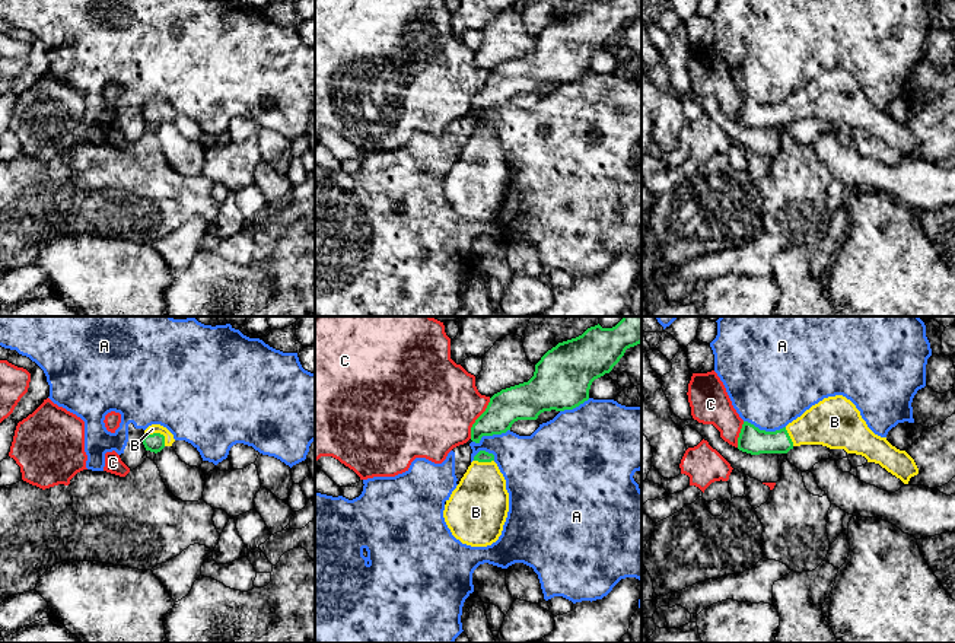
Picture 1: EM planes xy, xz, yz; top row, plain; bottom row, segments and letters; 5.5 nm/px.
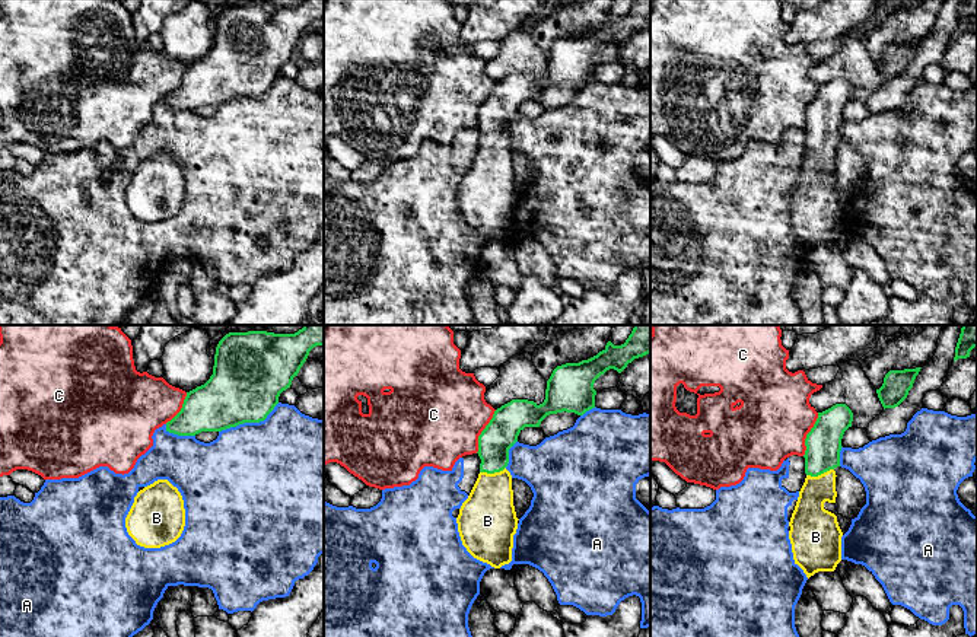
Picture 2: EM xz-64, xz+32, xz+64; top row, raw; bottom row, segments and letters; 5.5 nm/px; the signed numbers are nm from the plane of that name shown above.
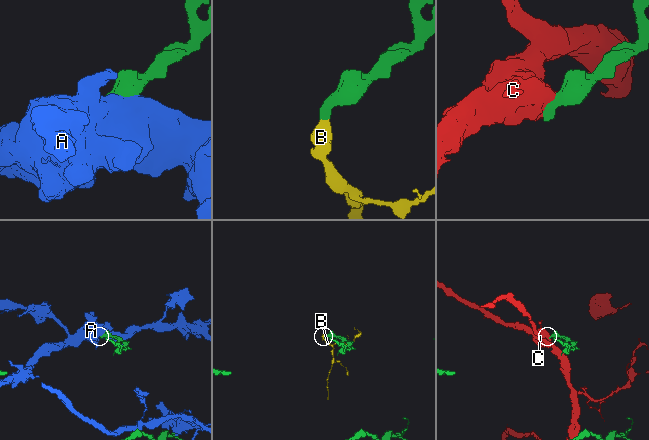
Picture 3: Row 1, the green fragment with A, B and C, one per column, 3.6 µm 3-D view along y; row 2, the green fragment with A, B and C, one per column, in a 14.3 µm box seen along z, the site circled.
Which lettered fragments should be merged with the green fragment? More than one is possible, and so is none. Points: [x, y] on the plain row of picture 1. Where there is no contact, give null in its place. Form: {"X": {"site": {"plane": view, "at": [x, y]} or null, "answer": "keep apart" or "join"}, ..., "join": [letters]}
{"A": {"site": {"plane": "yz", "at": [764, 104]}, "answer": "keep apart"}, "B": {"site": {"plane": "xy", "at": [159, 107]}, "answer": "join"}, "C": {"site": {"plane": "xz", "at": [477, 92]}, "answer": "keep apart"}, "join": ["B"]}

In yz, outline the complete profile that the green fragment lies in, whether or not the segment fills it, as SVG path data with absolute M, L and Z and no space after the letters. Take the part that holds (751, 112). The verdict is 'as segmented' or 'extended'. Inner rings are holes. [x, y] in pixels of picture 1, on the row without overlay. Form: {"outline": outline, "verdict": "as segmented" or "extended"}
{"outline": "M843 69L824 71L776 105L760 104L744 95L738 111L738 122L751 128L787 127L800 118L822 118L862 128L904 157L919 147L914 133L905 124L892 120L886 111L875 108L856 79Z", "verdict": "extended"}

